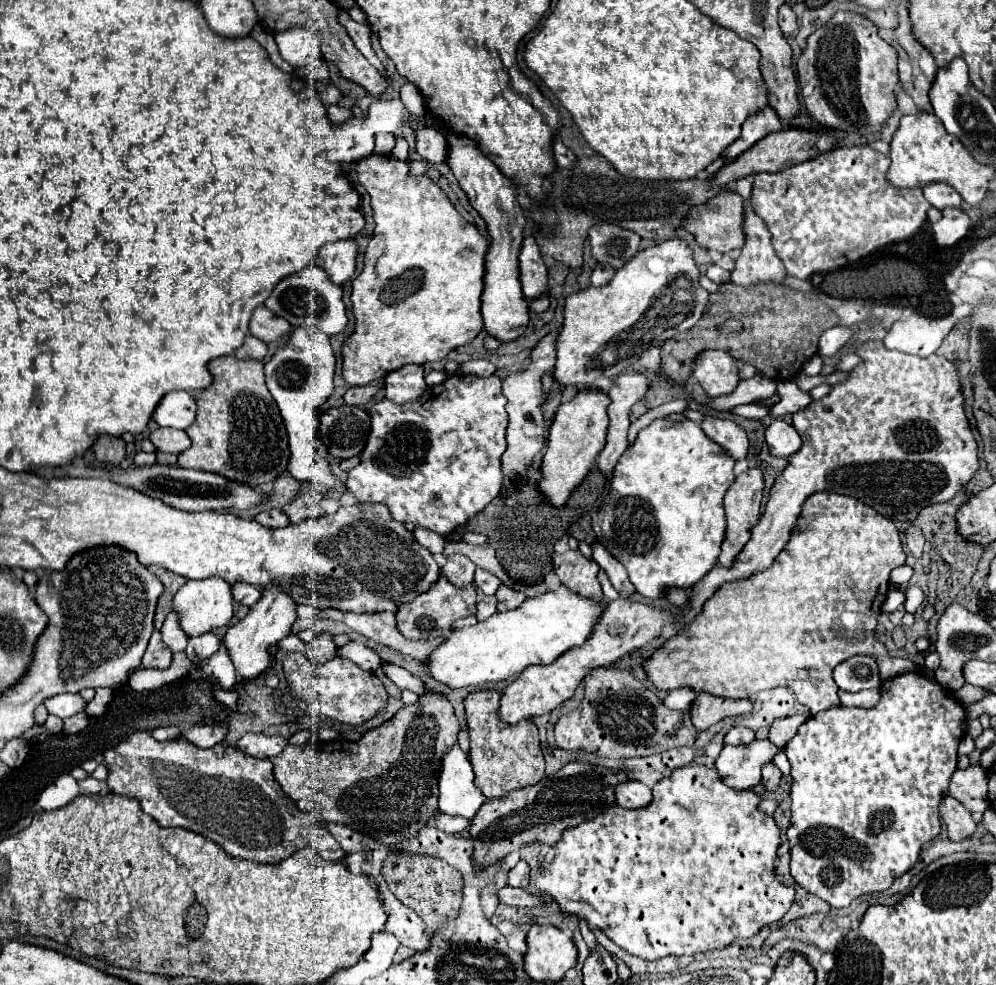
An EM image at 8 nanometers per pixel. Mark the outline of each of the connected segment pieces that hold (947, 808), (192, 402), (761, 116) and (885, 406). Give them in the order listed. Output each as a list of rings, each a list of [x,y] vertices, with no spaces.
[[[947,795],[941,801],[941,817],[943,817],[945,825],[947,825],[951,841],[969,839],[977,829],[975,821],[971,817],[971,811],[951,795]]]
[[[171,391],[167,393],[159,407],[155,409],[153,421],[159,427],[175,427],[187,429],[197,415],[197,399],[187,391]]]
[[[767,105],[765,109],[761,109],[759,113],[751,115],[751,117],[743,123],[741,137],[739,137],[731,147],[727,147],[727,151],[725,151],[723,155],[727,157],[727,161],[733,161],[733,159],[739,157],[743,151],[747,151],[749,147],[753,147],[759,139],[763,139],[763,137],[769,135],[769,133],[781,131],[781,129],[783,129],[781,119],[779,119],[777,113]]]
[[[865,341],[855,349],[855,355],[861,357],[861,363],[849,371],[843,383],[837,383],[831,387],[829,395],[811,401],[805,409],[793,415],[793,427],[801,435],[803,445],[789,457],[789,465],[775,477],[765,513],[753,527],[749,543],[743,547],[733,567],[725,569],[715,565],[699,583],[695,583],[691,589],[691,605],[689,609],[681,609],[683,613],[689,613],[691,609],[701,611],[703,603],[717,591],[719,585],[723,585],[723,581],[747,579],[747,575],[771,567],[773,559],[787,545],[791,531],[797,527],[801,505],[817,491],[855,497],[893,523],[905,523],[913,521],[927,505],[953,499],[979,469],[977,441],[963,409],[965,397],[961,393],[959,369],[955,363],[941,355],[929,355],[925,359],[903,355],[901,351],[887,349],[883,341]]]

